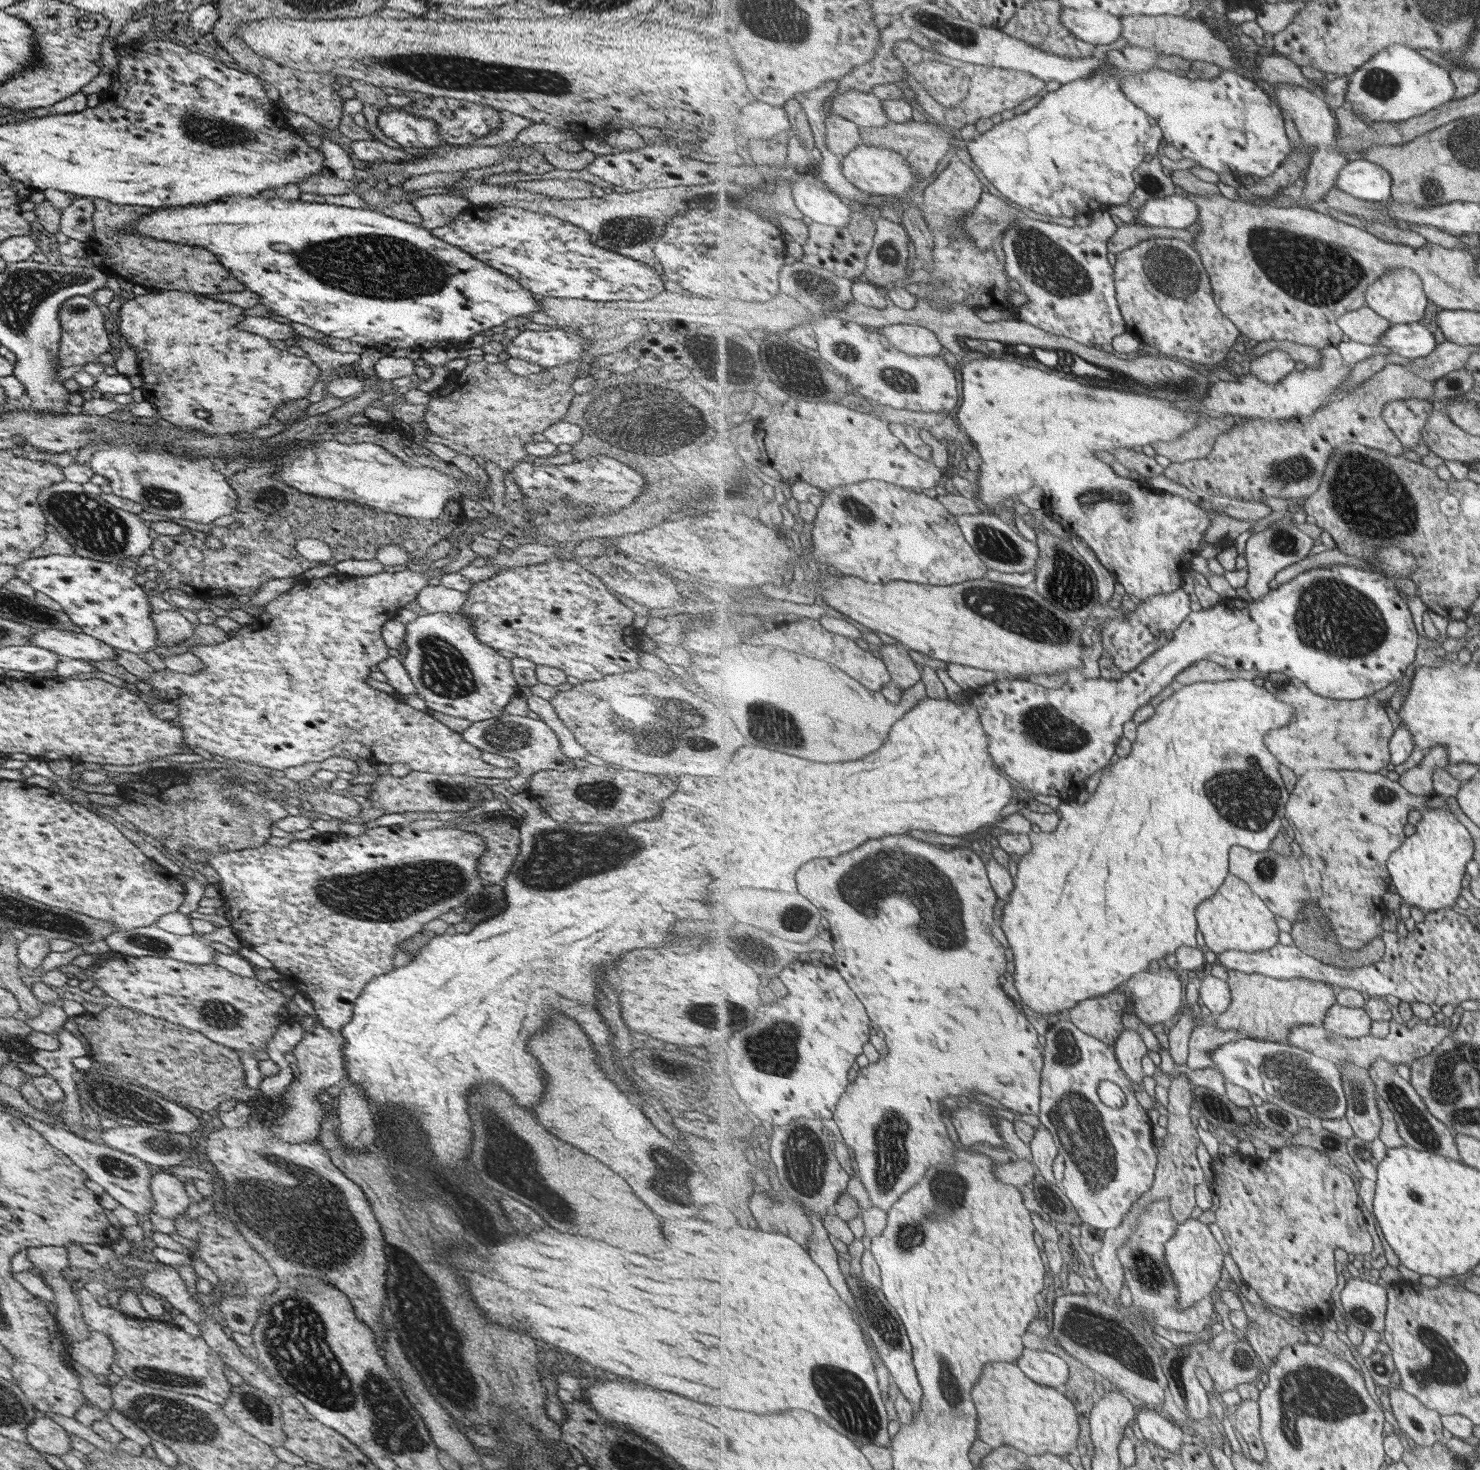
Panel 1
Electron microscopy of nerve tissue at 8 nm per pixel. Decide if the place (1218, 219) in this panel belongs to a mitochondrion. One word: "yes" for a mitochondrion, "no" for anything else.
no

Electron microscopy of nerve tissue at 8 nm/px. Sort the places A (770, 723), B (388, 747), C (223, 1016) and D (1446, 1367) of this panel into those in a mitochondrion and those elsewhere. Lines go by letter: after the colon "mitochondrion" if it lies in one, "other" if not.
A: mitochondrion
B: other
C: mitochondrion
D: mitochondrion

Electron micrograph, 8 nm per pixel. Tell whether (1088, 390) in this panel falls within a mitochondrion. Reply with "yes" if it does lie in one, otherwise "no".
yes

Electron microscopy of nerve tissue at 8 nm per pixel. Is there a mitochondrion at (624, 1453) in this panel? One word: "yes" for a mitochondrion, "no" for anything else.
yes

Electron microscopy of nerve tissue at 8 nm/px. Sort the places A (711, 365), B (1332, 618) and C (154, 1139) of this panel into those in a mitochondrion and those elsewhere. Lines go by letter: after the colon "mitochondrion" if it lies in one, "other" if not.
A: mitochondrion
B: mitochondrion
C: mitochondrion

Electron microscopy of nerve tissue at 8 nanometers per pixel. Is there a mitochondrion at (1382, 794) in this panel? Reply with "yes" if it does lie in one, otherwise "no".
yes

